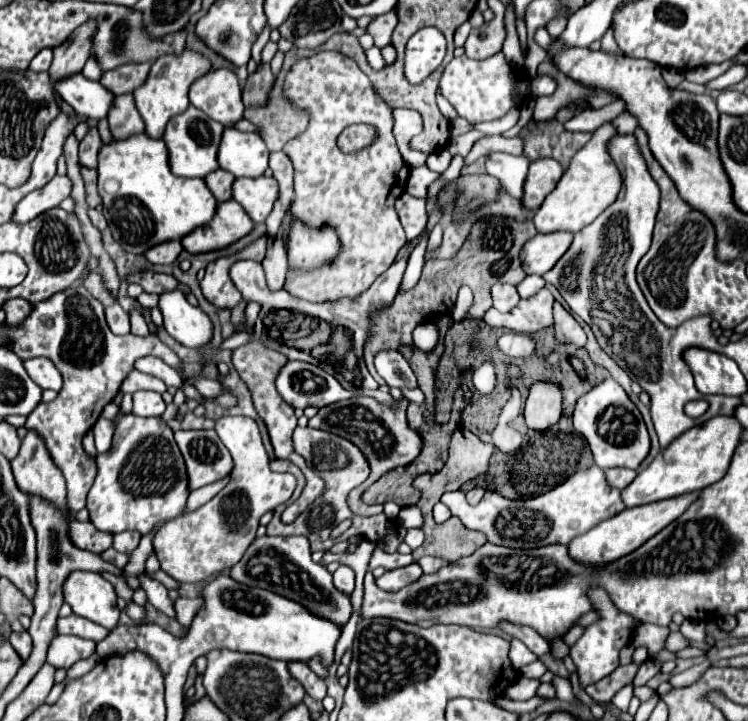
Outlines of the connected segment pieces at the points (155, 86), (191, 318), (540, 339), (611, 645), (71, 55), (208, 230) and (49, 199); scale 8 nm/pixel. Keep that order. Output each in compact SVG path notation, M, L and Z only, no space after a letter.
M185 50L181 56L175 54L167 54L161 56L159 60L155 60L147 82L135 90L135 106L145 122L145 134L151 138L161 138L163 136L163 128L167 126L167 120L171 120L171 116L177 116L179 112L185 112L189 108L189 86L199 80L205 72L211 70L211 62L197 54L197 52L189 52Z
M181 290L161 294L159 308L163 312L165 330L179 344L193 350L209 346L213 338L213 322L199 306L191 306Z
M545 328L545 330L541 330L541 332L535 332L533 338L535 338L535 342L537 342L535 354L533 354L531 358L527 358L527 360L515 360L515 362L521 366L521 370L523 370L523 382L521 382L521 386L529 388L529 386L531 386L533 382L537 382L537 380L557 382L557 384L563 388L563 400L565 400L565 402L577 402L579 396L583 396L585 392L589 392L589 390L595 386L595 384L593 384L595 380L591 380L591 378L581 380L581 378L575 374L573 366L569 364L569 356L579 356L579 354L577 354L577 346L573 346L573 344L559 344L559 342L555 340L555 336L553 336L553 328Z
M591 590L591 600L595 604L595 610L601 614L601 620L587 626L585 634L571 646L571 658L577 666L579 684L585 689L589 684L605 678L607 674L611 674L617 666L619 666L619 650L621 650L621 642L623 646L629 644L631 640L631 632L633 632L633 618L625 616L623 612L619 612L607 598L607 594L603 590Z
M95 22L83 24L75 34L59 48L53 50L53 64L49 68L51 86L55 92L55 80L63 80L63 76L73 76L81 72L85 62L91 56L91 34L95 32Z
M227 200L217 206L217 214L211 224L193 230L181 240L181 244L191 254L211 252L227 248L235 240L241 240L253 230L253 226L255 224L249 220L247 212L243 212L243 206L235 200Z
M57 174L49 184L45 184L39 190L33 190L17 204L13 220L23 224L23 222L29 222L29 220L37 218L39 214L59 206L65 198L69 198L71 188L73 188L73 182L69 180L69 176Z

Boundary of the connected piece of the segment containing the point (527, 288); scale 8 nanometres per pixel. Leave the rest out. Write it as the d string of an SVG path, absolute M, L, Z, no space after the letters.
M527 276L527 278L517 286L517 290L519 290L521 298L529 298L529 296L537 294L543 286L545 286L545 280L543 280L541 276Z

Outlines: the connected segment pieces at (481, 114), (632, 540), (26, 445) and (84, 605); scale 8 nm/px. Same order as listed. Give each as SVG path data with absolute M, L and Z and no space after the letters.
M497 52L495 56L489 56L487 60L479 60L479 62L467 56L453 58L441 76L439 90L451 102L451 106L457 110L461 118L469 120L471 124L477 124L493 118L503 118L515 106L521 108L523 100L515 98L515 88L519 82L521 82L521 74L515 68L511 68L511 64L507 64L501 52Z
M687 492L687 496L675 496L675 500L659 500L655 504L643 504L643 506L635 506L635 508L625 508L617 516L599 522L587 534L581 534L575 540L571 540L569 542L569 554L575 560L581 560L585 564L613 562L613 560L633 552L633 550L637 550L651 536L655 536L665 526L669 526L673 520L677 520L677 516L683 514L689 508L689 504L693 504L697 500L697 496L701 496L701 492Z
M27 432L19 454L11 460L11 468L17 486L23 492L49 498L61 508L67 506L63 474L59 468L55 468L55 462L51 460L47 446L43 444L43 438L37 436L37 432Z
M71 572L65 586L65 602L77 616L89 618L107 630L119 624L115 588L97 572Z

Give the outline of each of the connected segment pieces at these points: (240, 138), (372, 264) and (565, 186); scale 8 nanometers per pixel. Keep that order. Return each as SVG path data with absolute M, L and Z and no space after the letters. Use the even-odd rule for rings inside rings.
M235 128L223 132L219 146L219 166L231 172L235 178L259 178L269 168L269 150L263 138L257 134L245 134Z
M317 52L309 58L303 58L293 64L285 78L285 96L299 108L307 108L311 114L311 122L303 134L289 140L283 146L283 152L291 158L295 168L295 200L293 200L293 216L305 220L309 226L321 226L321 224L333 224L333 228L339 234L341 240L341 254L327 266L315 270L315 272L297 272L289 270L285 280L285 290L293 296L309 302L325 302L325 300L339 300L343 296L357 296L359 292L367 290L395 260L399 248L407 242L403 226L399 222L397 210L395 210L395 190L397 198L403 194L409 166L403 160L395 138L391 134L391 108L375 94L369 78L365 76L355 60L349 56L343 56L339 52ZM349 124L373 124L379 132L377 140L371 148L365 148L361 152L343 154L337 148L337 136L341 130Z
M601 124L593 132L593 138L573 156L569 168L563 172L555 190L543 200L541 208L533 216L537 232L541 234L557 230L579 232L581 228L591 224L611 202L615 202L617 192L621 188L621 174L613 164L611 156L607 154L607 140L615 136L615 132L617 130L613 124Z

